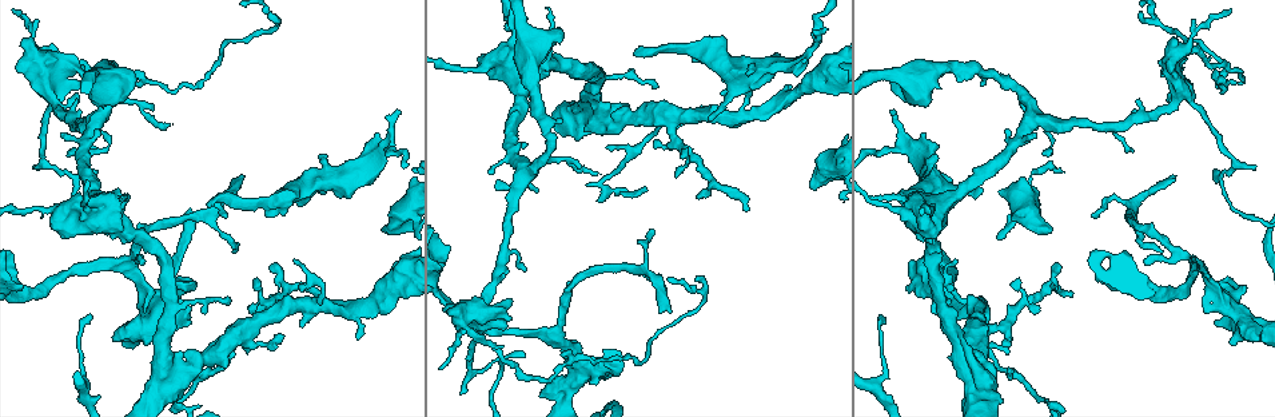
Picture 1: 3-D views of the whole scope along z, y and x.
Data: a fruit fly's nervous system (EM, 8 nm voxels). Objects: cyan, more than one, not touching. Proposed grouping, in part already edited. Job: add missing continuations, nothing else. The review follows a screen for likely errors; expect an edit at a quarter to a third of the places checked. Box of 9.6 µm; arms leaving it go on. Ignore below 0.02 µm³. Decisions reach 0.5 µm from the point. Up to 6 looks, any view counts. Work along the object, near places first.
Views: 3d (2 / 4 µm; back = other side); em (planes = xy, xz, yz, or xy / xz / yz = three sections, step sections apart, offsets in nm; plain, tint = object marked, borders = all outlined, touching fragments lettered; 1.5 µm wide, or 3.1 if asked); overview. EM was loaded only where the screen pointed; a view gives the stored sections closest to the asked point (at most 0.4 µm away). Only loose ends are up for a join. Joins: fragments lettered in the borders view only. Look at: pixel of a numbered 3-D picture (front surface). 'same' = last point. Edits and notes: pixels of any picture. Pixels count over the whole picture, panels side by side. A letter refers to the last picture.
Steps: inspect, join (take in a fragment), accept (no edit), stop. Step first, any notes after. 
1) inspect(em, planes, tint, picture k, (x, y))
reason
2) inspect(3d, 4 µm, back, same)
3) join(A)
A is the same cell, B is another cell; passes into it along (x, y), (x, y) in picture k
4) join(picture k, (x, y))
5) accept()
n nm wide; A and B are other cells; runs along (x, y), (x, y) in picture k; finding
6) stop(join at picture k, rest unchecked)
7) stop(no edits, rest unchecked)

inspect(em, yz, step 8, borders, picture 1, (399, 111))
free end

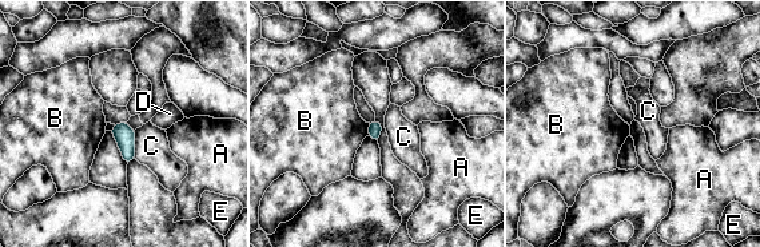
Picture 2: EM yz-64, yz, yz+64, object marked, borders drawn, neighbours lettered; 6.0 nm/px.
inspect(em, planes, borders, same)

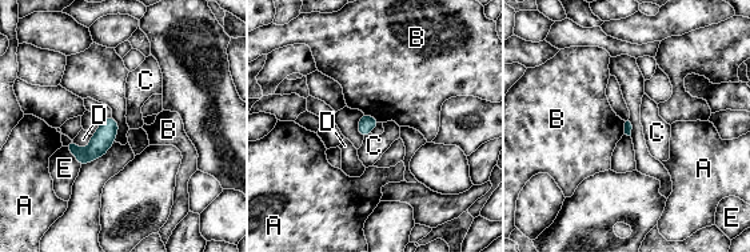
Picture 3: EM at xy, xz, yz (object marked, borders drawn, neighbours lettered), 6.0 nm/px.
accept()
A, B, C, D and E are other cells; none of them fits

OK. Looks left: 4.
inspect(em, planes, tint, picture 1, (669, 311))
thin end

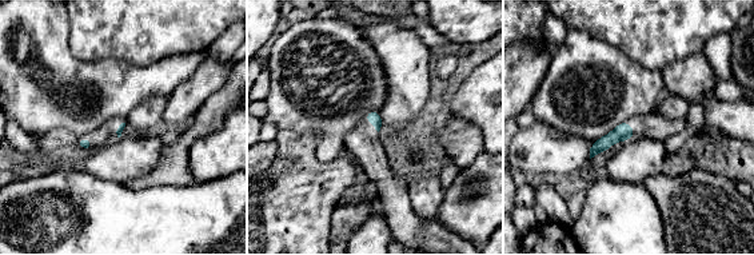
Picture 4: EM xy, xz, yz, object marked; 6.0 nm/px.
inspect(em, planes, borders, same)
see the neighbours

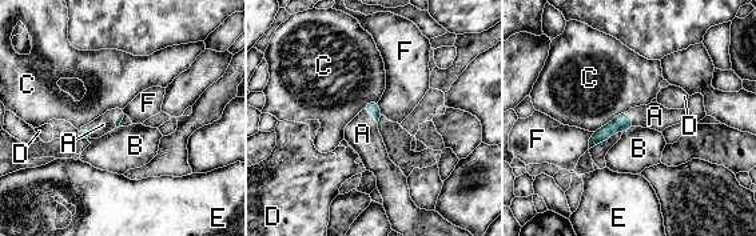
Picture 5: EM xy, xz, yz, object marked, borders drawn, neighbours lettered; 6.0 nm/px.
join(picture 5, (362, 134))
A is the same cell, B, C, D, E and F are other cells; passes into it along (371, 107), (371, 115), (362, 134) in picture 5; it goes on there

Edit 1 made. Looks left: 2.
inspect(3d, 2 µm, picture 1, (208, 203))
free end

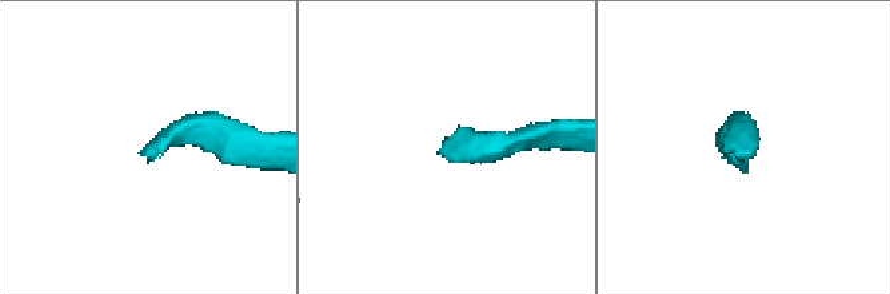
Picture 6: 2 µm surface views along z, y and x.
inspect(em, planes, borders, picture 6, (743, 157))

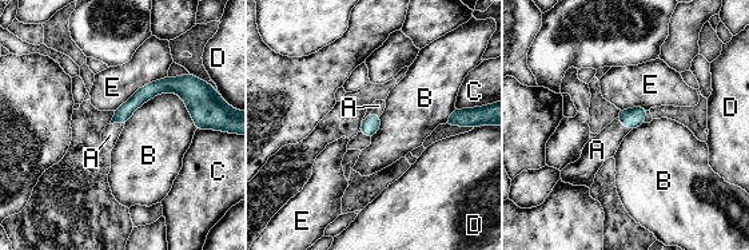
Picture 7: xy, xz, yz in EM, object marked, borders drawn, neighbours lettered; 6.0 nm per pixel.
join(picture 7, (378, 106))
100 nm wide; A is the same cell, B, C, D and E are other cells; the neuron continues

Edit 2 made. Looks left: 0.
stop(join at picture 5, join at picture 7, rest unchecked)

